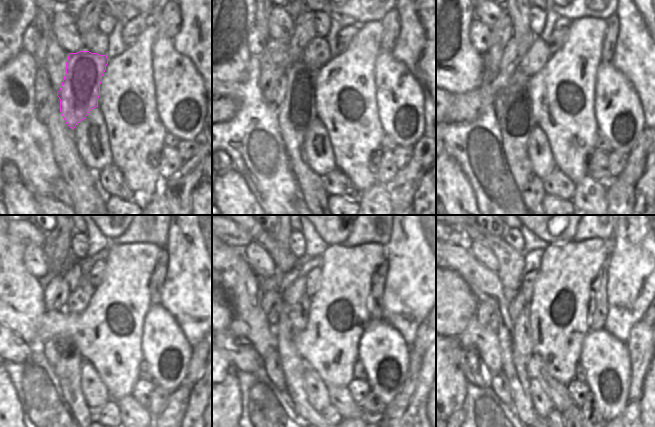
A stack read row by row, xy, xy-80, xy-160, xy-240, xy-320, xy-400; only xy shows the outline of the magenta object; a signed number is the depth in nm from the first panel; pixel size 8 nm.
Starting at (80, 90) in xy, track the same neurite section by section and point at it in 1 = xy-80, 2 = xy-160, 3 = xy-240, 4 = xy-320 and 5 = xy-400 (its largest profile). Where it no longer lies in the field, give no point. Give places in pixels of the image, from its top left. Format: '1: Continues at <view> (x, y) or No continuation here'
1: Continues at xy-80 (297, 109)
2: Continues at xy-160 (513, 107)
3: Continues at xy-240 (61, 352)
4: Continues at xy-320 (272, 364)
5: Continues at xy-400 (500, 385)

